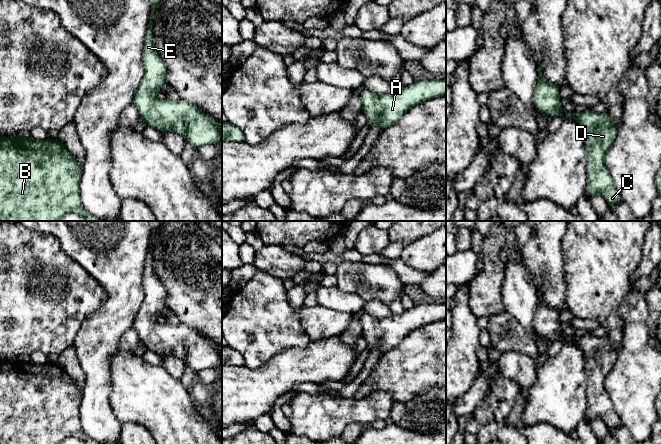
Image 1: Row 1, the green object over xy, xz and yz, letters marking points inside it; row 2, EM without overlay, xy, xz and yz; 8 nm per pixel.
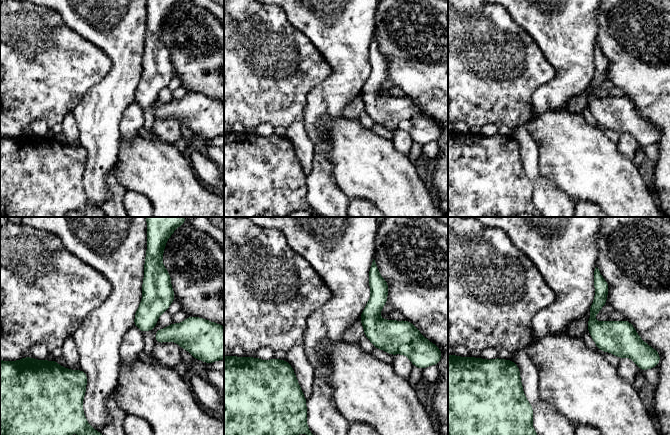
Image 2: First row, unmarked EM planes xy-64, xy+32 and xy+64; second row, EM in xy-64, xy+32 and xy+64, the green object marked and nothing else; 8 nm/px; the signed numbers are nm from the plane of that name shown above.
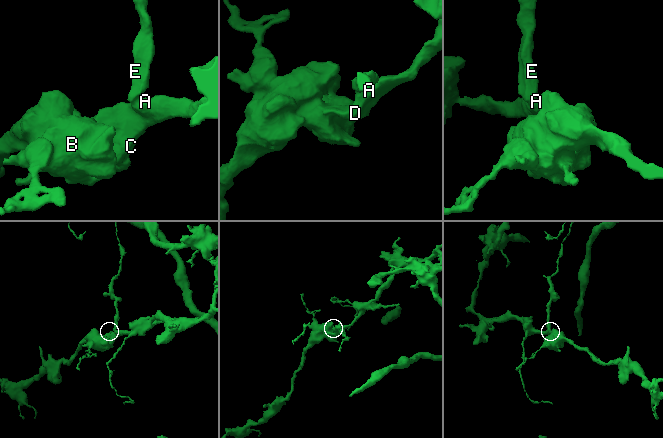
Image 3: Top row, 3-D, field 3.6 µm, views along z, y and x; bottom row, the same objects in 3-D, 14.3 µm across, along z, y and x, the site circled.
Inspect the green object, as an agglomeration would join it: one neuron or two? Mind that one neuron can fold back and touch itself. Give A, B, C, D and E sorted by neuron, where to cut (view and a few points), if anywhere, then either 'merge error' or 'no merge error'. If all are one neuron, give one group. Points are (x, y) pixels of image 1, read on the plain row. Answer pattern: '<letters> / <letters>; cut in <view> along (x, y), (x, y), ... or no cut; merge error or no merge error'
A B C D E; no cut; no merge error

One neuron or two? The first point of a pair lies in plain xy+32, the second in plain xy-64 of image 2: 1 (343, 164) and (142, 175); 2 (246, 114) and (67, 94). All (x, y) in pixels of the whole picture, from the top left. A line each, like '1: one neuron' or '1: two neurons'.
1: one neuron
2: one neuron

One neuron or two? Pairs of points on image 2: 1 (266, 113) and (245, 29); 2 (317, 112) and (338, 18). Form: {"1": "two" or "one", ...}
{"1": "one", "2": "one"}

